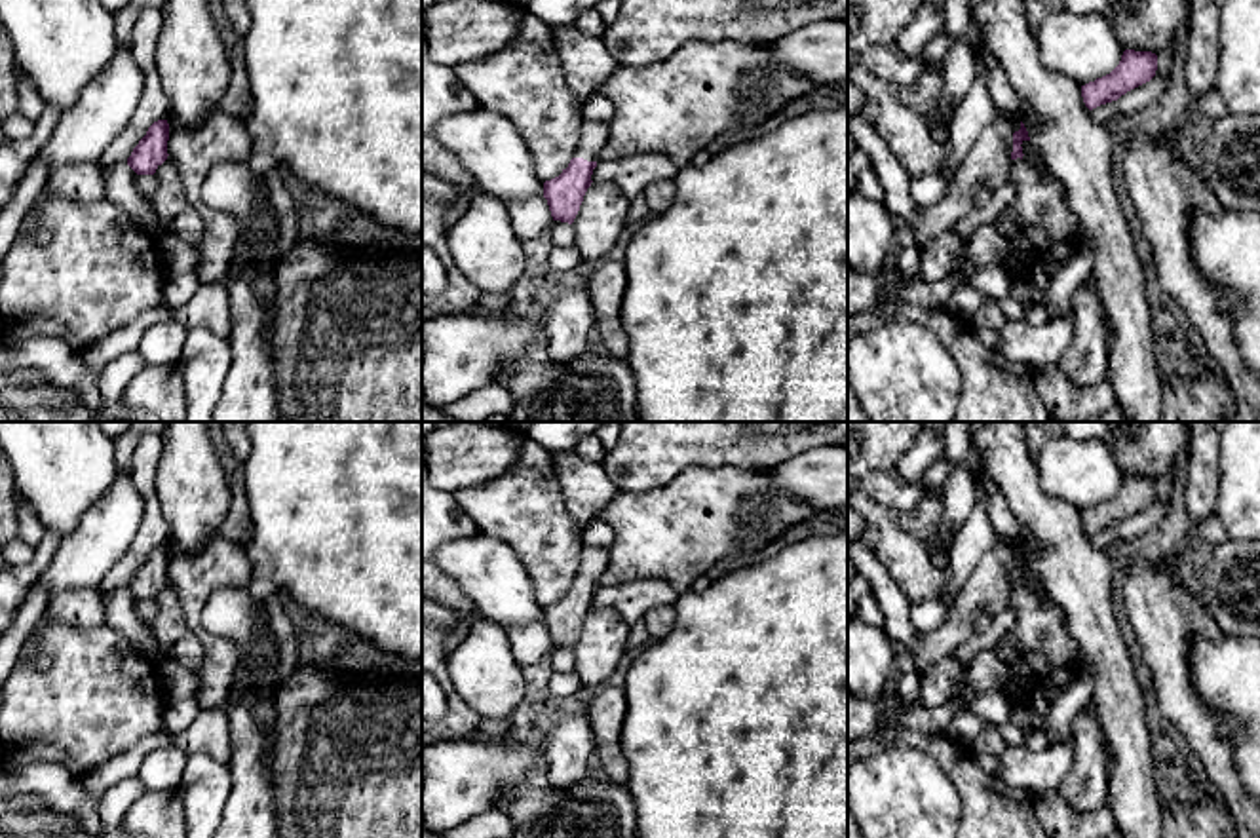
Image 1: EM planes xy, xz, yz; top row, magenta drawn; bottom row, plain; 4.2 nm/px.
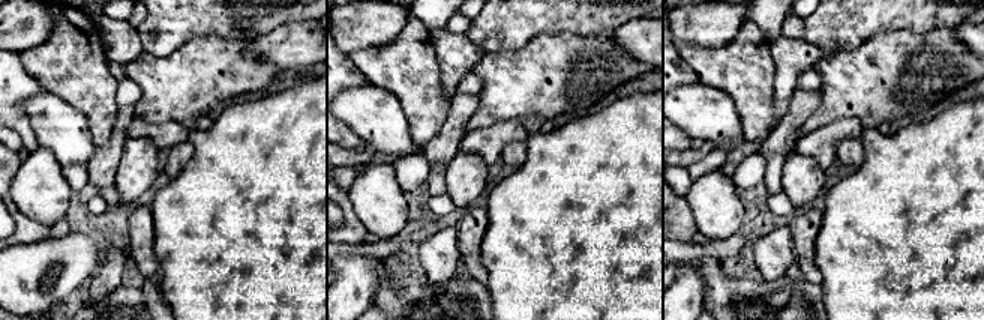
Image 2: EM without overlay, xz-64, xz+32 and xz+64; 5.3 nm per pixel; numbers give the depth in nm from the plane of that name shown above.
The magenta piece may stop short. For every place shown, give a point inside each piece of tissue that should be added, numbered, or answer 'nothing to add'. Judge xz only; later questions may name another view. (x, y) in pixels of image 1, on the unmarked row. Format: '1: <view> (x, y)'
1: xz (593, 561)

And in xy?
nothing to add

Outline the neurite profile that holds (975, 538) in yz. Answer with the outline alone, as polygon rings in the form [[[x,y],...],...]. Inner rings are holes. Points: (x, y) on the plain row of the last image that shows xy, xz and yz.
[[[977,477],[975,483],[977,504],[973,513],[960,528],[952,547],[948,549],[948,564],[946,564],[946,587],[941,595],[943,602],[952,602],[954,595],[962,589],[962,585],[971,576],[977,562],[998,543],[994,530],[986,517],[984,505],[984,488]]]

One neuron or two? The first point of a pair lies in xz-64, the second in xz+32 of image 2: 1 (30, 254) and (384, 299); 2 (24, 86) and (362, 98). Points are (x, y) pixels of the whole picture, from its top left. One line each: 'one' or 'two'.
1: two
2: two

